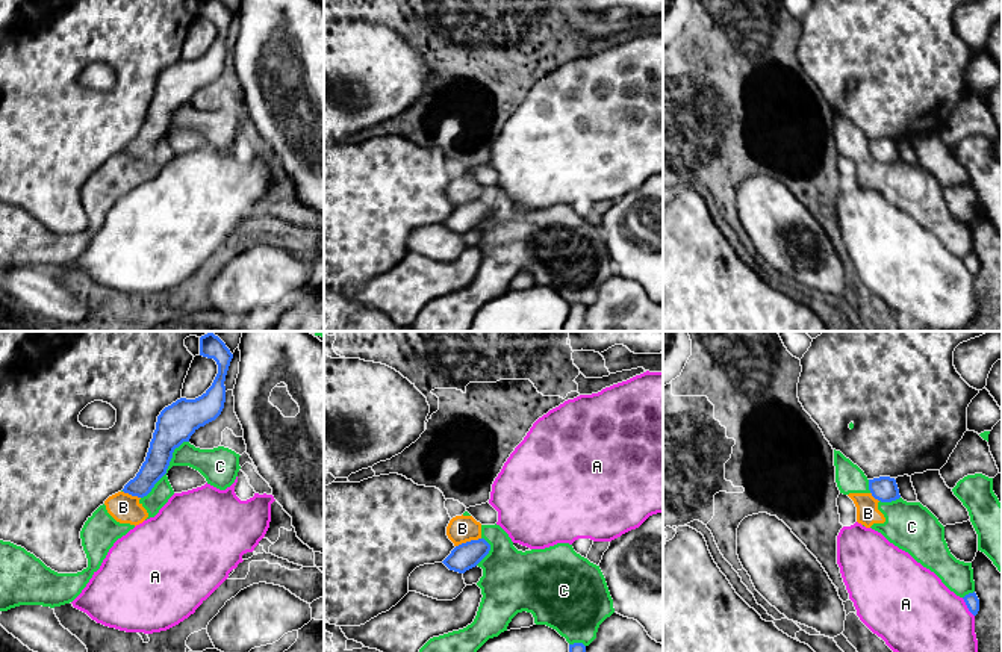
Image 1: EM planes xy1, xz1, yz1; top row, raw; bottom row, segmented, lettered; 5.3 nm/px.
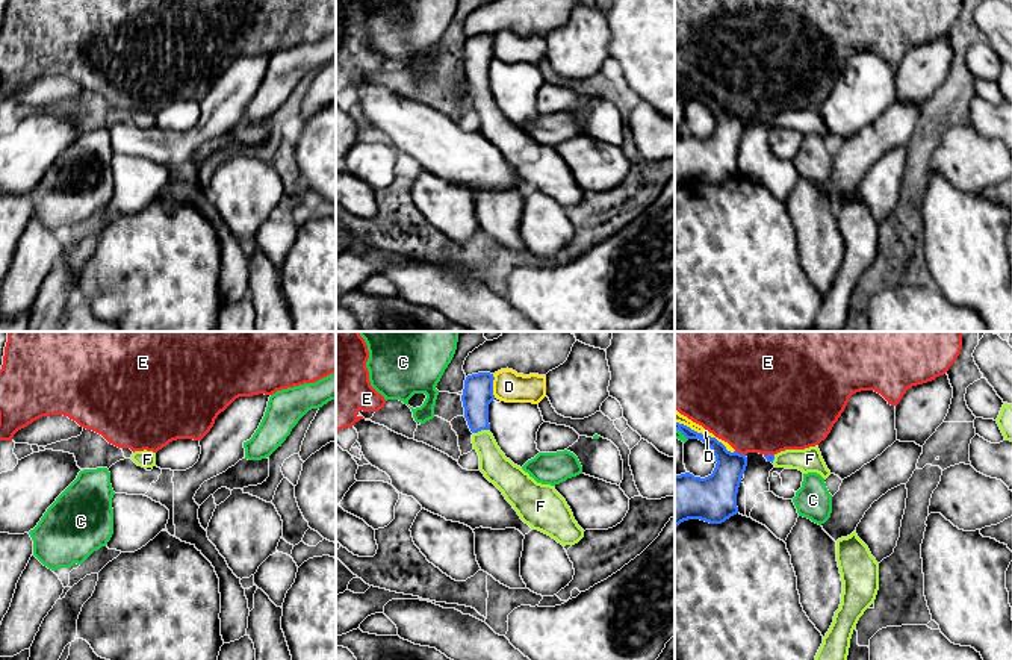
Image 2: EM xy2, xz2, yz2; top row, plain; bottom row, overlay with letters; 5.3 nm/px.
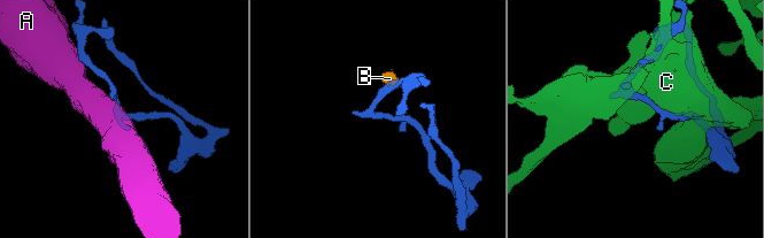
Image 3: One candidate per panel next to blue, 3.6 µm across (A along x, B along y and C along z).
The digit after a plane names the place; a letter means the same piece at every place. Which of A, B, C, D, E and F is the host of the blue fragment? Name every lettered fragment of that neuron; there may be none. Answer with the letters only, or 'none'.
F

